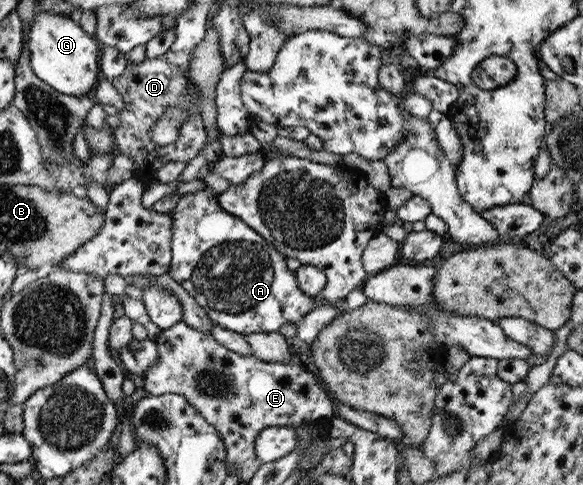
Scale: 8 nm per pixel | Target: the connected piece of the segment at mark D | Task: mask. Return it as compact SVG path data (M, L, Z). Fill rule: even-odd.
M164 56L153 59L145 58L142 62L128 62L123 70L123 75L115 77L111 84L121 95L125 108L123 112L117 113L119 126L113 129L116 152L135 162L133 177L141 180L143 184L149 185L157 181L156 175L160 167L171 161L189 162L199 154L199 151L207 142L207 130L202 121L200 111L195 111L189 115L189 119L179 127L179 137L173 146L157 147L151 139L153 124L165 116L165 112L171 106L187 106L189 110L193 108L193 103L187 103L187 86L192 83L192 79L183 73L181 66L169 63Z

